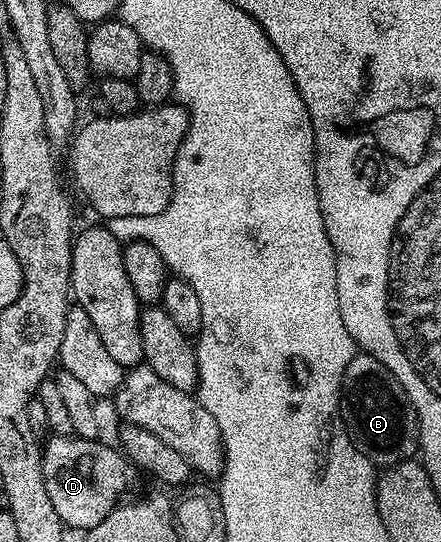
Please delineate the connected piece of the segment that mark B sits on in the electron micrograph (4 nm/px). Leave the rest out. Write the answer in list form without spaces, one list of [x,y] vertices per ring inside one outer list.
[[[355,352],[342,376],[342,396],[338,398],[342,421],[355,449],[368,458],[371,466],[385,467],[411,460],[419,452],[418,416],[400,383],[372,355]]]

